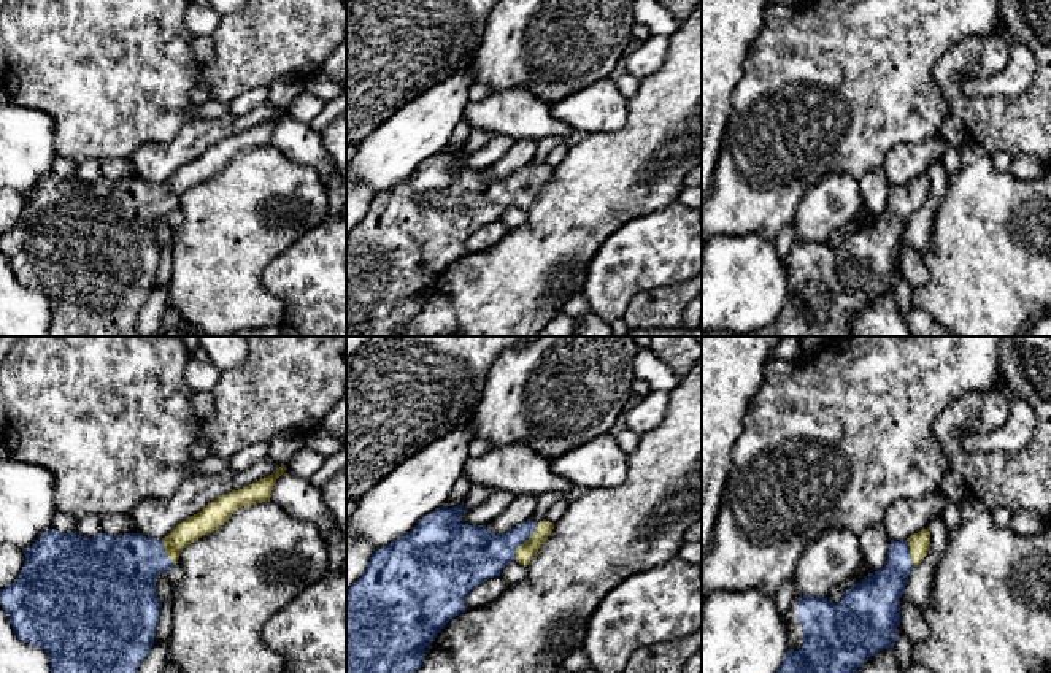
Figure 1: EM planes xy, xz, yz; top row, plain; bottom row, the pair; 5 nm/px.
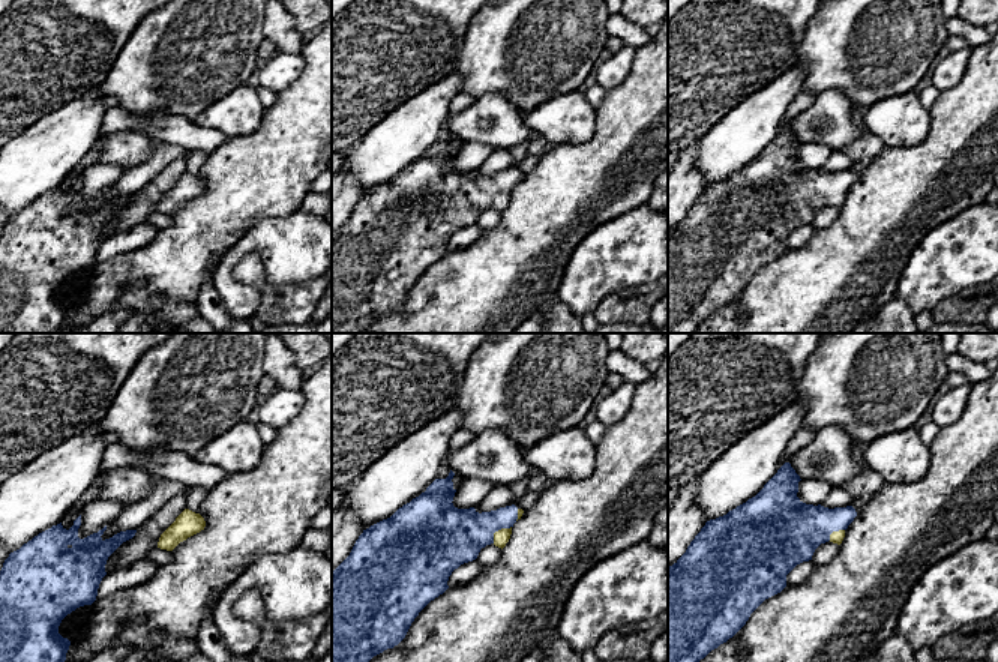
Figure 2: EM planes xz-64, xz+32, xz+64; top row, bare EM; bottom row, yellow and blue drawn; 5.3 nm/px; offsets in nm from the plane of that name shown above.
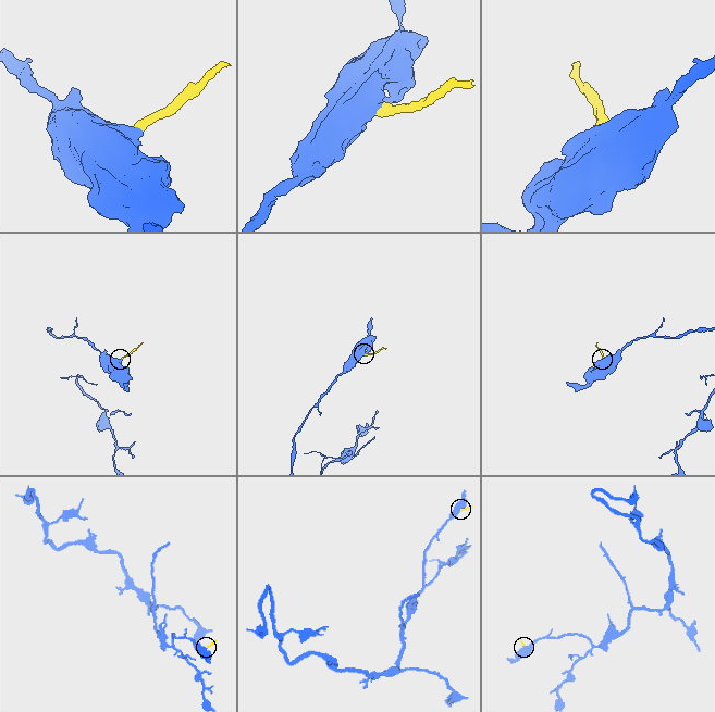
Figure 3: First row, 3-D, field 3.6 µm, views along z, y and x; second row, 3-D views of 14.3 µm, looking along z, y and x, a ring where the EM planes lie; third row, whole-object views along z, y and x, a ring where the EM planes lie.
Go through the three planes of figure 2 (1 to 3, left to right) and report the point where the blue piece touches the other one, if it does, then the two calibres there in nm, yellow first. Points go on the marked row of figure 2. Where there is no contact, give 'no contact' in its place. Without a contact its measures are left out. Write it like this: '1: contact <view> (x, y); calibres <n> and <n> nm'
1: no contact
2: contact xz+32 (498, 530); calibres 80 and 300 nm
3: contact xz+64 (835, 532); calibres 60 and 340 nm

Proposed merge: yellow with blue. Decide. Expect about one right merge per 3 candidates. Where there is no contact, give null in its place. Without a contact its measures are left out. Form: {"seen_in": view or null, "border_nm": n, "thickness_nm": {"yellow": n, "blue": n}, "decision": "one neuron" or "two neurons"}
{"seen_in": "xz", "border_nm": 240, "thickness_nm": {"yellow": 90, "blue": 260}, "decision": "one neuron"}

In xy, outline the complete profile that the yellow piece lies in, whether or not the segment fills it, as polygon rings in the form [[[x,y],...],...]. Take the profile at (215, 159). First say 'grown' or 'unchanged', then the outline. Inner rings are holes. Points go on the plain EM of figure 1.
grown; [[[281,110],[275,119],[216,143],[162,184],[140,178],[100,178],[84,183],[76,176],[62,178],[54,173],[43,178],[24,197],[25,210],[19,222],[0,233],[0,249],[16,281],[46,295],[51,308],[49,336],[137,336],[138,311],[154,290],[162,251],[156,238],[156,222],[178,208],[186,190],[222,171],[238,152],[270,146],[273,130],[286,114],[286,110]]]

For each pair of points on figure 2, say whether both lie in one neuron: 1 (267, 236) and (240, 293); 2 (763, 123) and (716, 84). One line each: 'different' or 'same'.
1: same
2: different

